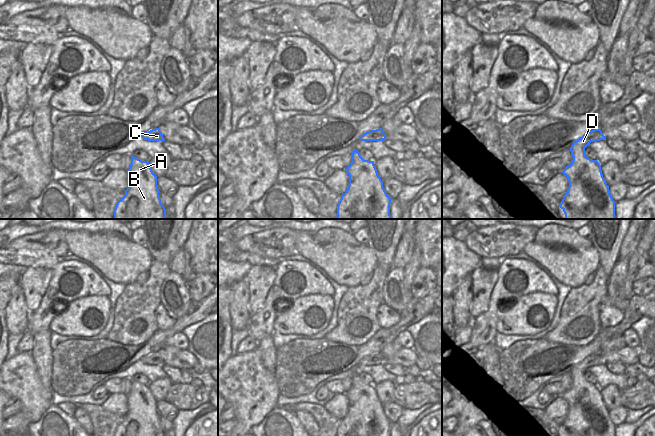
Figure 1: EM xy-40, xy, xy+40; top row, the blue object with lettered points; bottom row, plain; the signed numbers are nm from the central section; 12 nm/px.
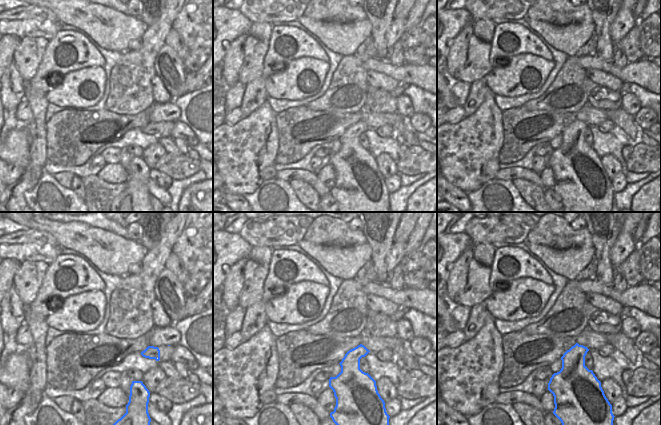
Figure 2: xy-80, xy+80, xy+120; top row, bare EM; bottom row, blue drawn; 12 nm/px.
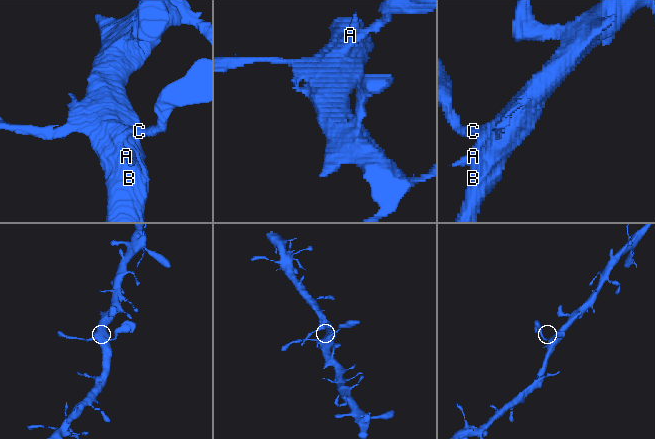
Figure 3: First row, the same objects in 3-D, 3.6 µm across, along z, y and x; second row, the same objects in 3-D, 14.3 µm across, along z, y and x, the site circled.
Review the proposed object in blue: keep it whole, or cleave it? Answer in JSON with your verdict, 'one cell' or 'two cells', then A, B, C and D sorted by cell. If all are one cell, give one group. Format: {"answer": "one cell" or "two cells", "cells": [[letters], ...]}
{"answer": "one cell", "cells": [["A", "B", "C", "D"]]}

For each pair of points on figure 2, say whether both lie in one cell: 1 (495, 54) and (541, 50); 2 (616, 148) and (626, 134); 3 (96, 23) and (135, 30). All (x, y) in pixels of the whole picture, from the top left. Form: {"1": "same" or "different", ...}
{"1": "same", "2": "different", "3": "same"}

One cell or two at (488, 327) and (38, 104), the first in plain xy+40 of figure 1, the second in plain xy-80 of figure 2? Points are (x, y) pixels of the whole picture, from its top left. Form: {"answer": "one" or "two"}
{"answer": "two"}

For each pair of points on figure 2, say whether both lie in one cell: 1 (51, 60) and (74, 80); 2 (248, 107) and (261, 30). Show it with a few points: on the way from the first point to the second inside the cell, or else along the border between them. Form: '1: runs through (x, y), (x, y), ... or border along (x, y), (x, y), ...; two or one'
1: border along (89, 67), (62, 74), (61, 80), (49, 89); two
2: border along (272, 26), (272, 32), (268, 40); two

